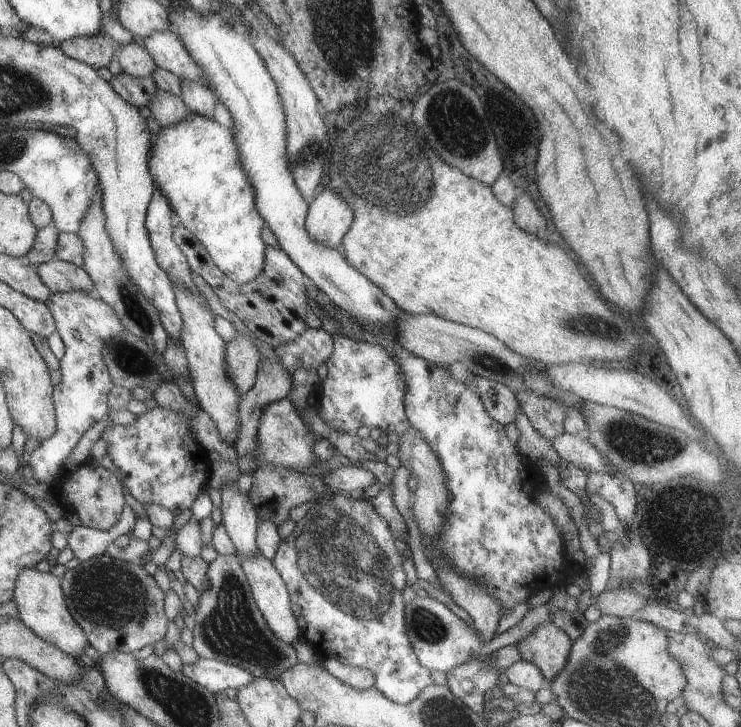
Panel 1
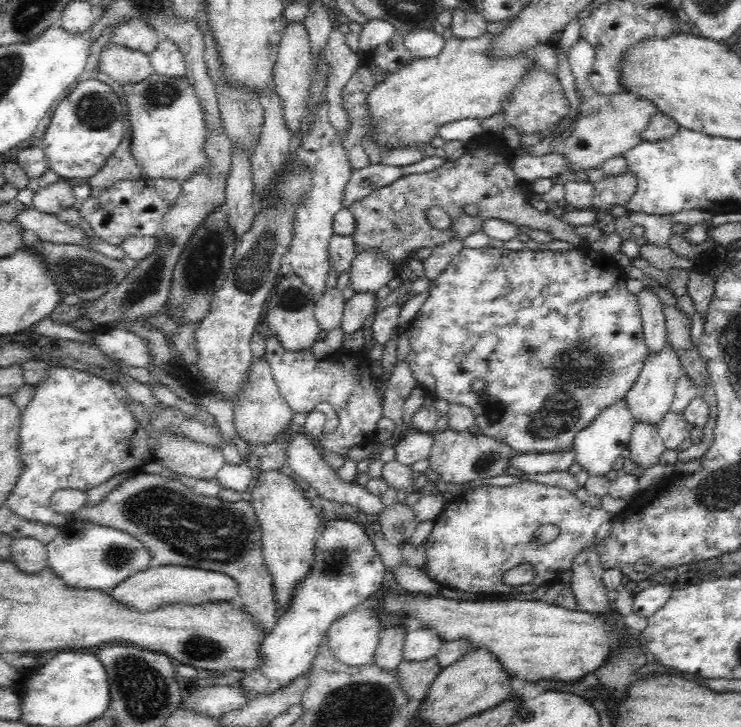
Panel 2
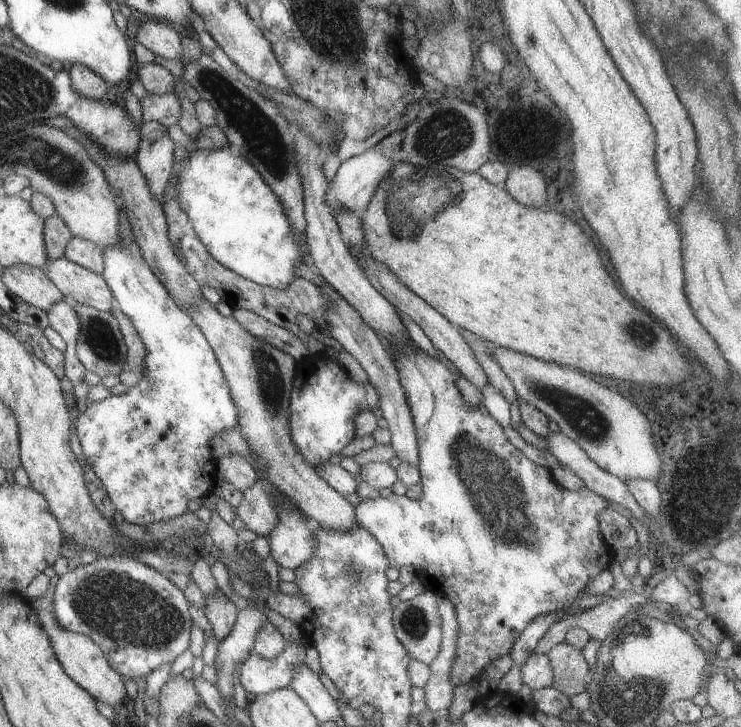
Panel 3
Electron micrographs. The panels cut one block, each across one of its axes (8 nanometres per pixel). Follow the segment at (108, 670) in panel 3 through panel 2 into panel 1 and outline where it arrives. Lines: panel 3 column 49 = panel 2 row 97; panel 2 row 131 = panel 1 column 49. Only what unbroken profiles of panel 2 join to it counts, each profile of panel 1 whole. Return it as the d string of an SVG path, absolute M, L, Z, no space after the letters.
M34 567L19 570L12 594L12 601L17 607L18 619L41 640L53 644L63 654L67 654L76 660L88 661L83 653L88 644L87 638L85 638L83 630L71 618L64 600L59 578L49 572L39 572Z

